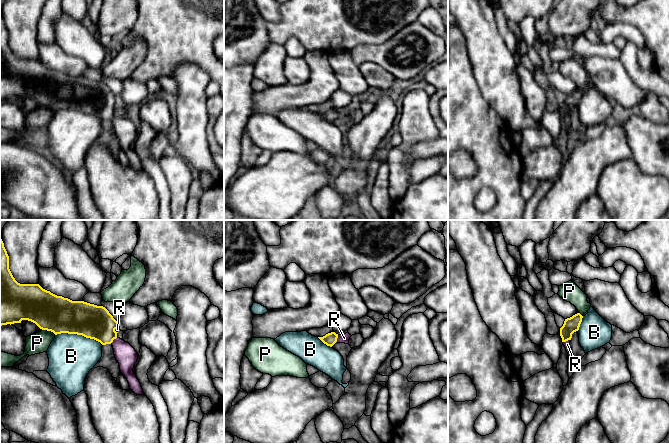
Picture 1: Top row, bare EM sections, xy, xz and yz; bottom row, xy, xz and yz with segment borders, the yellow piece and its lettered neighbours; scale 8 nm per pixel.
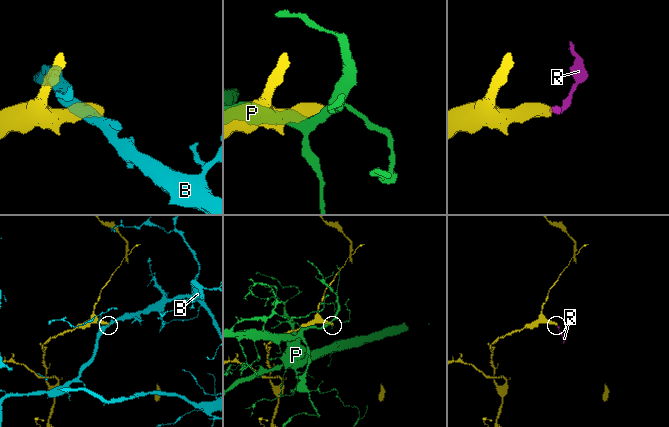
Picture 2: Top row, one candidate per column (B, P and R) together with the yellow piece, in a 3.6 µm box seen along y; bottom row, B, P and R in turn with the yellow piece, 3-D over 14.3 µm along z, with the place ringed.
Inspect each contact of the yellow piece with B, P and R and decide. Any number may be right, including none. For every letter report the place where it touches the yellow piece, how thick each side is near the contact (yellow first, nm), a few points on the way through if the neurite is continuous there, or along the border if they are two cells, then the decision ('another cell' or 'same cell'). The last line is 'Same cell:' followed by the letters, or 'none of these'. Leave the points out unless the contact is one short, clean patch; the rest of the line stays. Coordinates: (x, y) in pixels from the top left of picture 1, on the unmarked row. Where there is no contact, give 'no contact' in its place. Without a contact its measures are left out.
B: meets yellow in xy at (79, 110); 300 nm thick on the yellow side, 360 nm on the other; another cell
P: meets yellow in xy at (49, 106); 300 nm thick on the yellow side, 160 nm on the other; another cell
R: meets yellow in xz at (337, 113); 100 nm thick on the yellow side, 80 nm on the other; runs through xz (330, 115), (337, 113), (344, 114); same cell
Same cell: R

